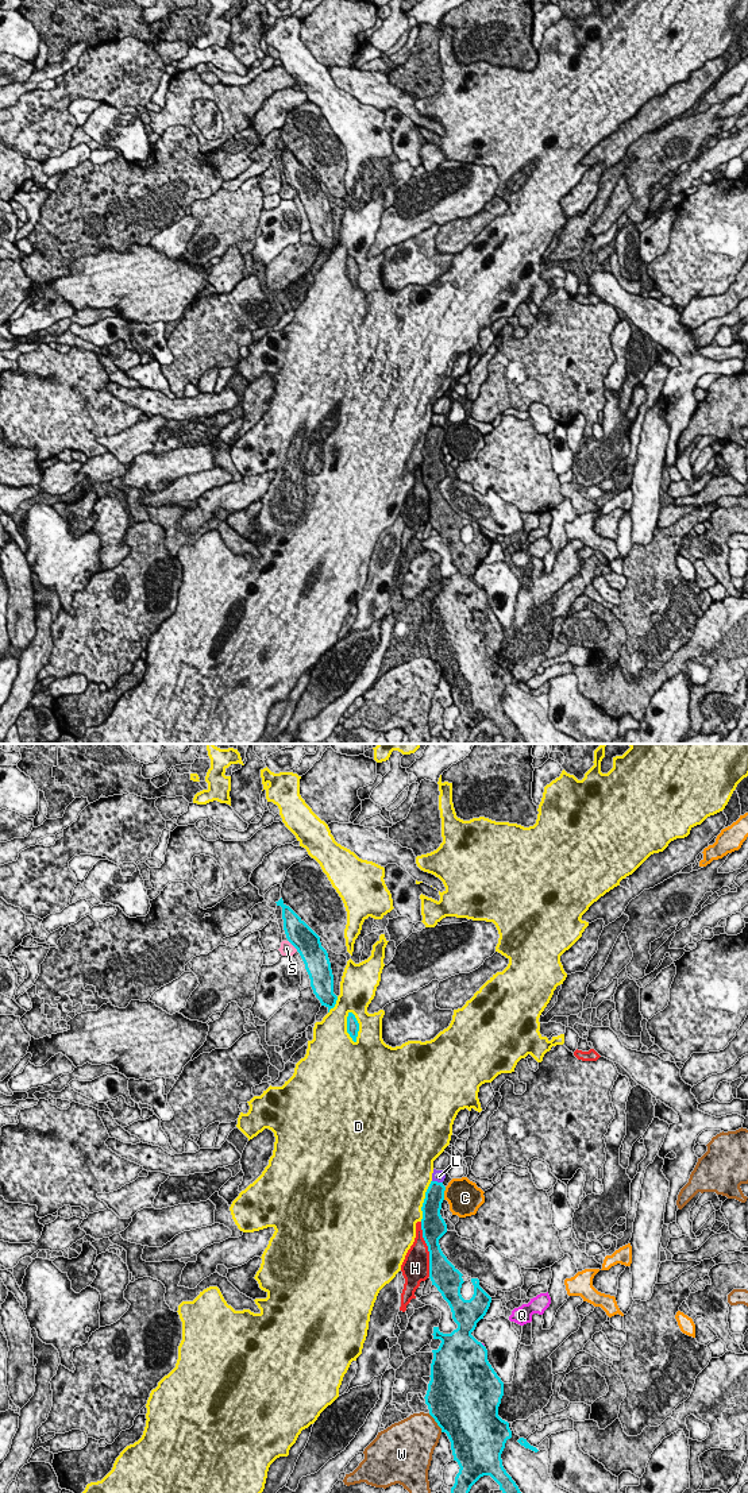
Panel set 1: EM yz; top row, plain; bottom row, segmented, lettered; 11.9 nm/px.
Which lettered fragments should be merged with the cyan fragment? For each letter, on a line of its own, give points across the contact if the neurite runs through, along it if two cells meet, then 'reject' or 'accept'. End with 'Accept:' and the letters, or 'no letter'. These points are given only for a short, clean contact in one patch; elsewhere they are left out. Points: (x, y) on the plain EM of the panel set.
C: border along yz (446, 431), (443, 443); reject
D: reject
H: reject
L: reject
Q: reject
S: reject
W: border along yz (428, 658), (442, 675); reject
Accept: no letter

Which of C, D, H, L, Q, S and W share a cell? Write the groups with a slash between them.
C / D / H / L / Q / S / W

